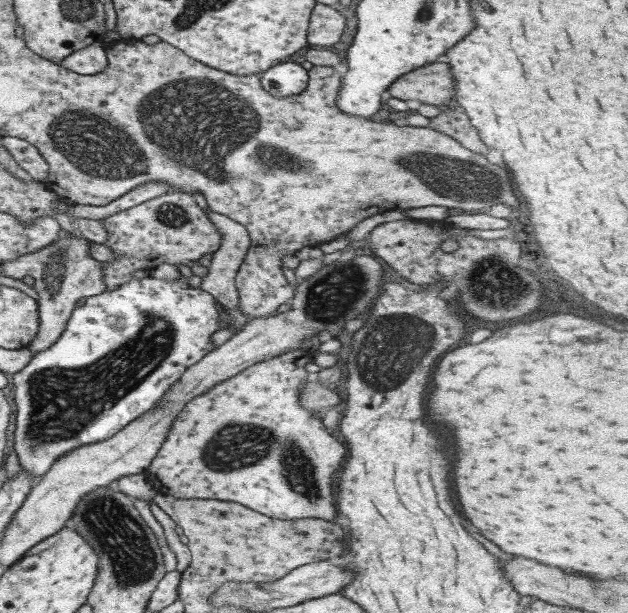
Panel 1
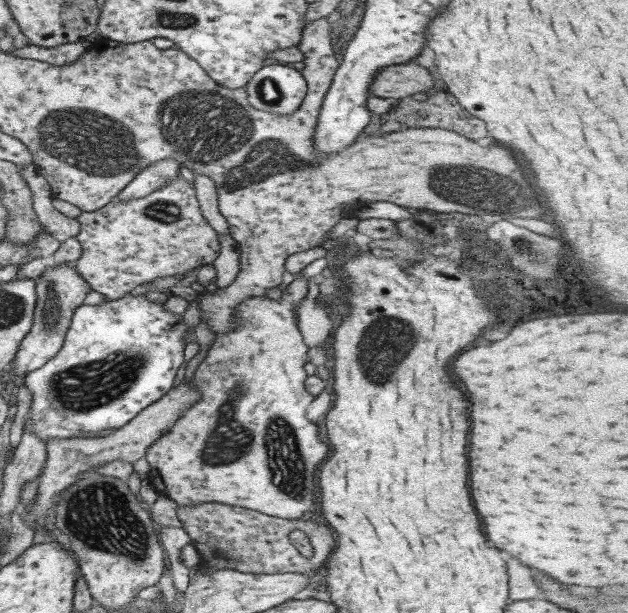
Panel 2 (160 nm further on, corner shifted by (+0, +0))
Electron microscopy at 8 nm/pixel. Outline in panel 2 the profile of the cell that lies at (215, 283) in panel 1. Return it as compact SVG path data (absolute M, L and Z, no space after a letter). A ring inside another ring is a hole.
M193 174L194 195L200 214L217 234L228 234L228 223L218 211L218 194L213 180L203 174Z

